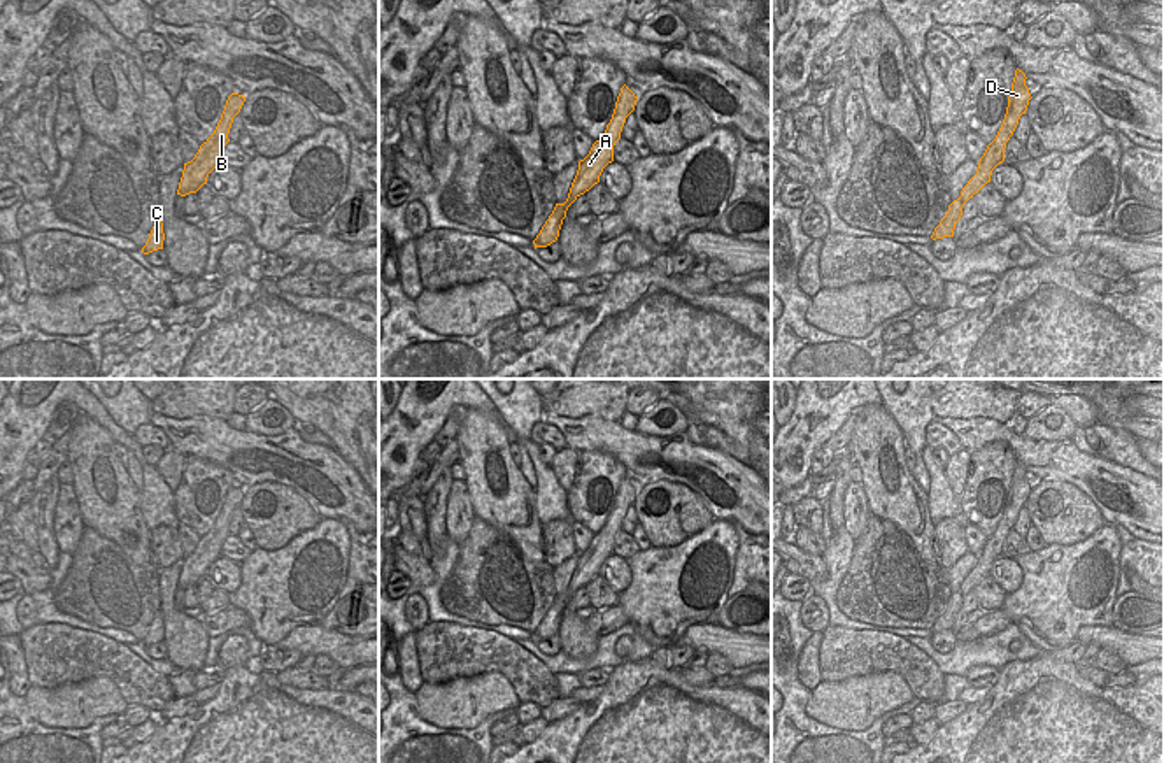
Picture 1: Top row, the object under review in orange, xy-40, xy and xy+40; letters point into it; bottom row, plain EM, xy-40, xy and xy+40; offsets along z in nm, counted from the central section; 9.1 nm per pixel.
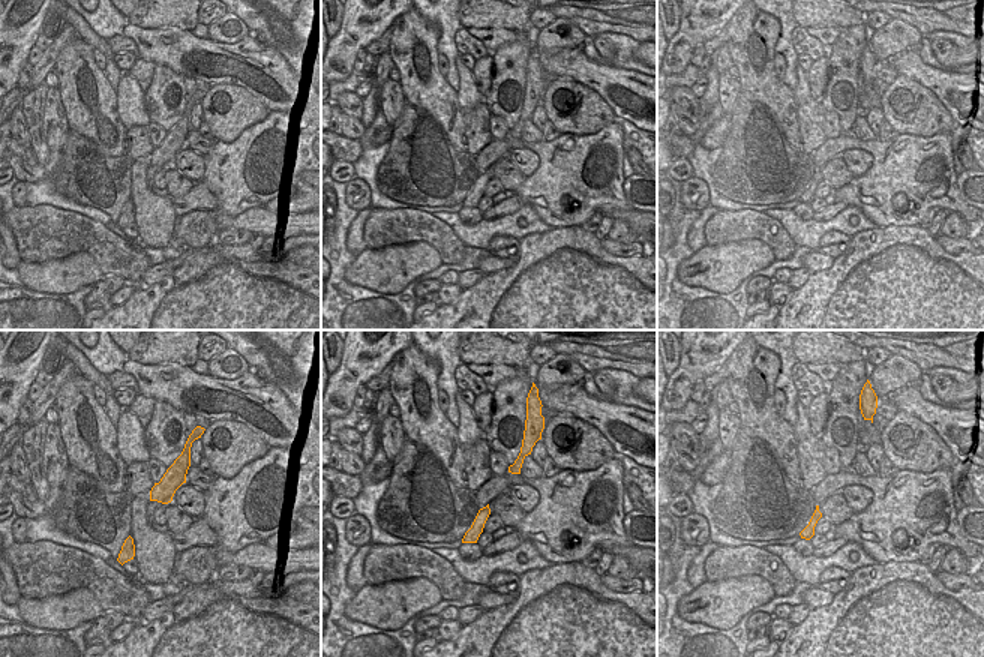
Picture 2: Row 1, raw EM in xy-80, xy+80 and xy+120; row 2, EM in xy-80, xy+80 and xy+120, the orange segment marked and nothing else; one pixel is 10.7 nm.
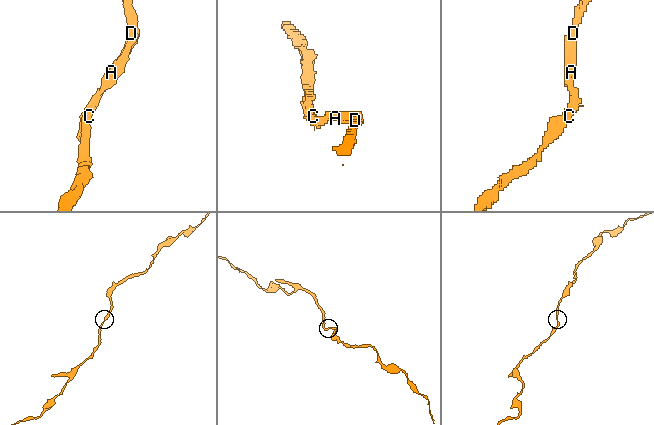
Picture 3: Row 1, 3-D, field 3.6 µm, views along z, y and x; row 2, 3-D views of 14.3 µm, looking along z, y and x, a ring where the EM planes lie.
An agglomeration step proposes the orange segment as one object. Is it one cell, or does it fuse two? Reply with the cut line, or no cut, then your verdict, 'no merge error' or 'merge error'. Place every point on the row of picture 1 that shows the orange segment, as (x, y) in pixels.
cut none; no merge error

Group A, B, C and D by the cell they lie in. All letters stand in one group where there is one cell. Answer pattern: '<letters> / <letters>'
A B C D

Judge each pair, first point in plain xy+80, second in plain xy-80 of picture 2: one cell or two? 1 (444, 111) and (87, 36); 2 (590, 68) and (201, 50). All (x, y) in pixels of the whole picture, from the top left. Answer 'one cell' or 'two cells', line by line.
1: two cells
2: one cell

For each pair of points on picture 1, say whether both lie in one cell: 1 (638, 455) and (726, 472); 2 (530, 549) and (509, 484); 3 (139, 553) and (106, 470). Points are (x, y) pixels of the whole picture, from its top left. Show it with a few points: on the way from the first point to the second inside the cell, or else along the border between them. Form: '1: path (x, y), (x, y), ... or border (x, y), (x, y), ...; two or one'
1: path (660, 453), (665, 458), (705, 467); one
2: path (526, 534), (509, 507), (509, 500); one
3: path (127, 532), (127, 527), (107, 502), (106, 492); one

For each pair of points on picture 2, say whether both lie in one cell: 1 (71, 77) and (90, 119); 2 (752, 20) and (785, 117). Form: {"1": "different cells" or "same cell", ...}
{"1": "same cell", "2": "same cell"}

